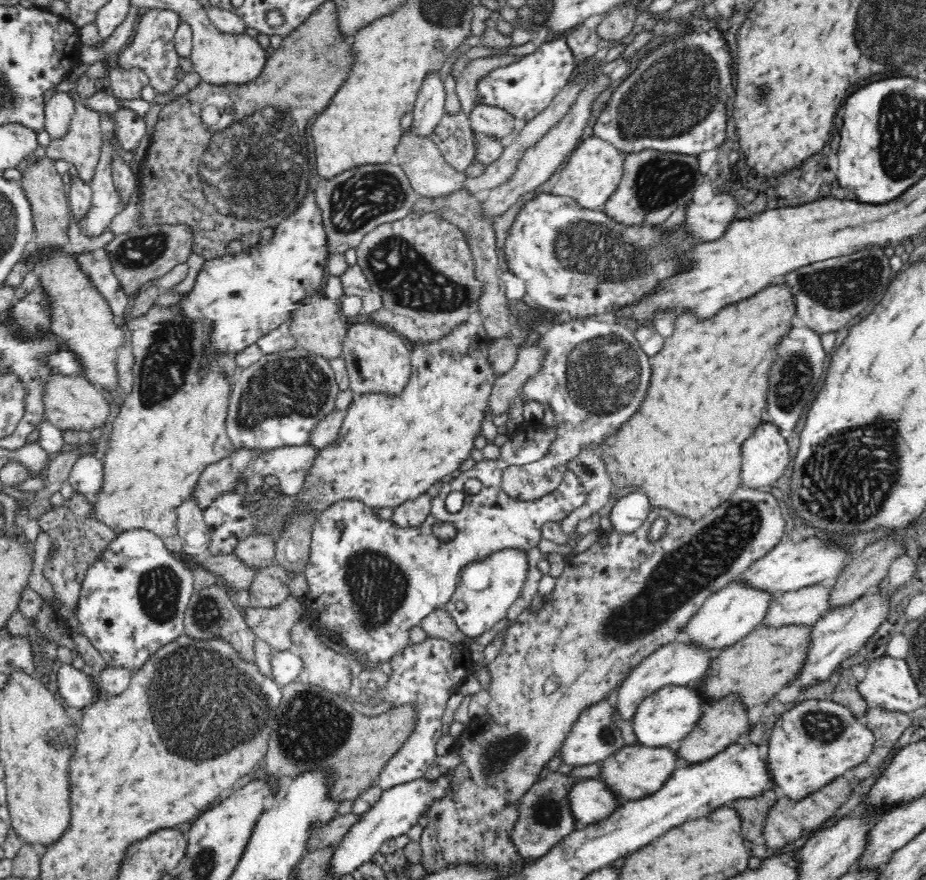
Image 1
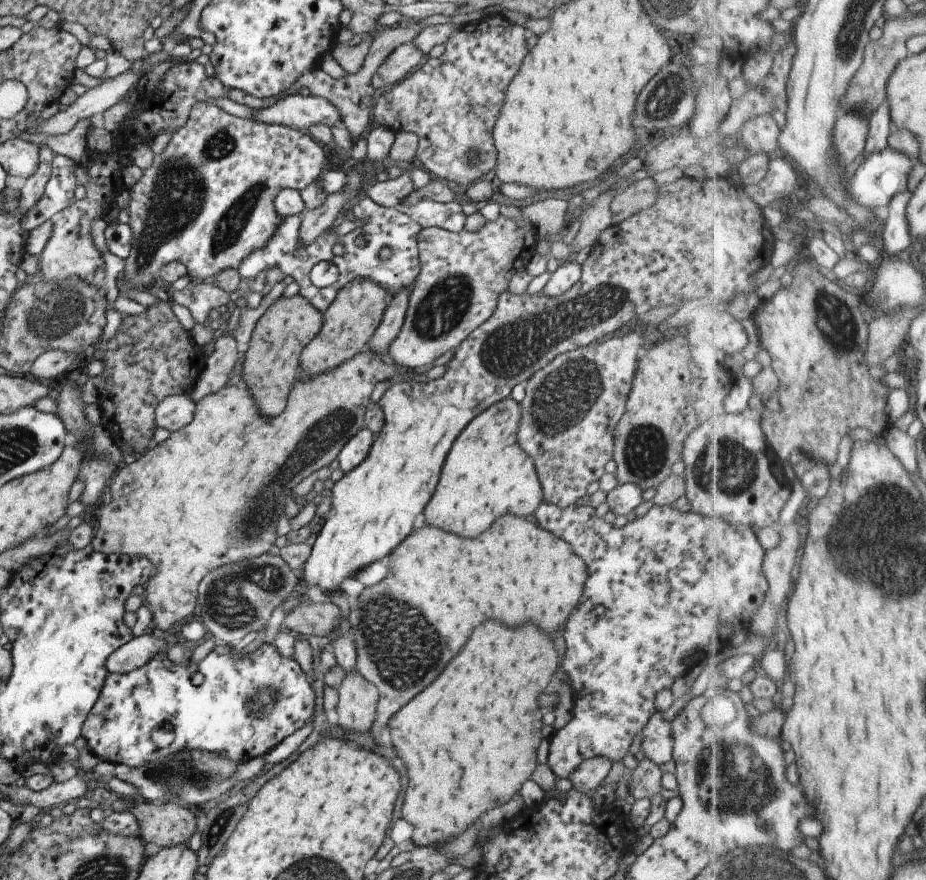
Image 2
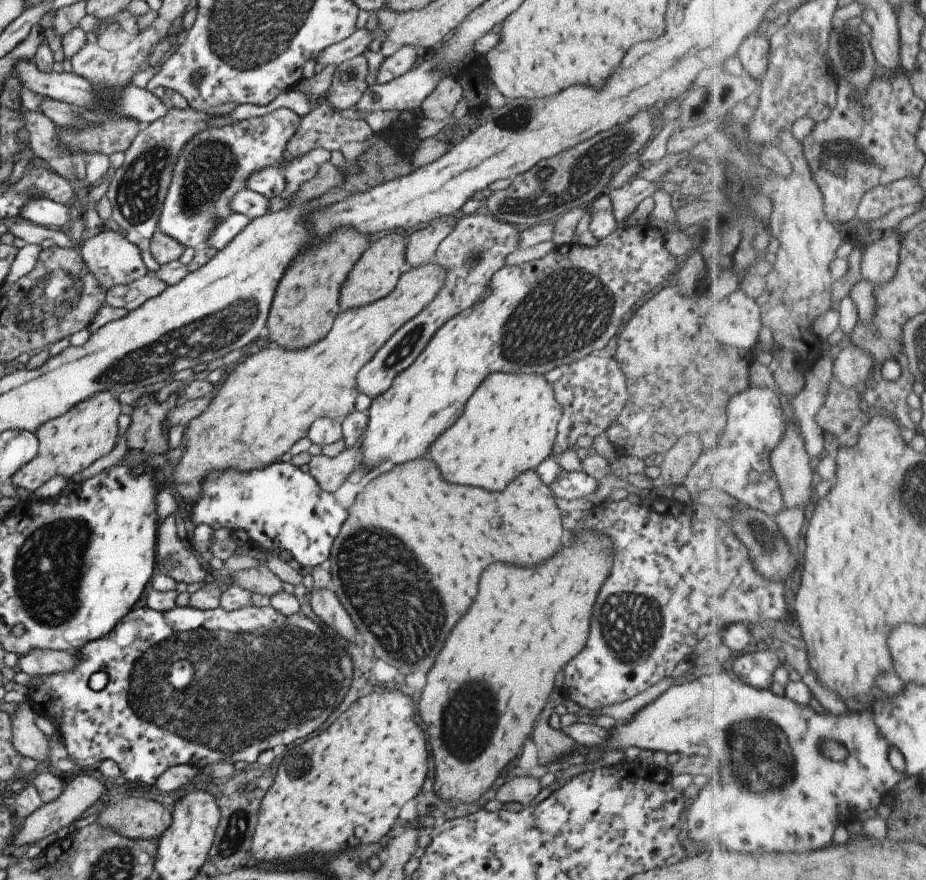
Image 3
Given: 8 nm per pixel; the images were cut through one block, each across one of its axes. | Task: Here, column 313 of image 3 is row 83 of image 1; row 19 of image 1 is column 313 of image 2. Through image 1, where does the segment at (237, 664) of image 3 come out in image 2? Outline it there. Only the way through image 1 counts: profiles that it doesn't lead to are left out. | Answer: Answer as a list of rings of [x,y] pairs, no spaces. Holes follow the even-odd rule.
[[[217,643],[213,650],[203,658],[200,662],[185,662],[184,664],[175,665],[171,663],[167,658],[165,651],[162,654],[152,657],[143,667],[131,670],[125,675],[119,675],[109,673],[104,679],[104,686],[99,690],[99,696],[91,710],[89,710],[86,720],[83,722],[80,736],[86,741],[86,746],[99,761],[111,762],[113,764],[120,763],[127,767],[139,767],[147,762],[152,762],[165,756],[187,750],[199,750],[206,752],[213,752],[217,755],[221,755],[225,759],[236,761],[238,764],[246,762],[256,757],[261,757],[274,748],[277,744],[281,743],[287,736],[290,736],[293,732],[296,732],[307,720],[310,720],[314,708],[314,691],[311,689],[310,681],[303,675],[302,669],[299,668],[298,663],[293,658],[285,658],[280,656],[273,645],[263,643],[260,648],[257,648],[254,652],[251,652],[244,658],[240,658],[239,654],[230,654],[231,648],[227,645]],[[198,672],[203,677],[203,682],[199,686],[193,686],[191,684],[191,676],[193,673]],[[159,729],[165,729],[171,732],[171,742],[163,748],[157,748],[155,742],[151,740],[151,734]]]

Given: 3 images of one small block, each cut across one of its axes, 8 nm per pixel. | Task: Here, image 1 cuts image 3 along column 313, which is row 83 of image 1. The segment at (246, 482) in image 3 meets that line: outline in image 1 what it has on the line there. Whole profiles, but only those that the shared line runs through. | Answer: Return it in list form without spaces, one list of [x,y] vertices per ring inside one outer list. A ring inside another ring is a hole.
[[[563,36],[553,37],[536,52],[520,57],[493,72],[478,84],[478,102],[492,105],[530,121],[538,116],[574,77],[578,63]]]

